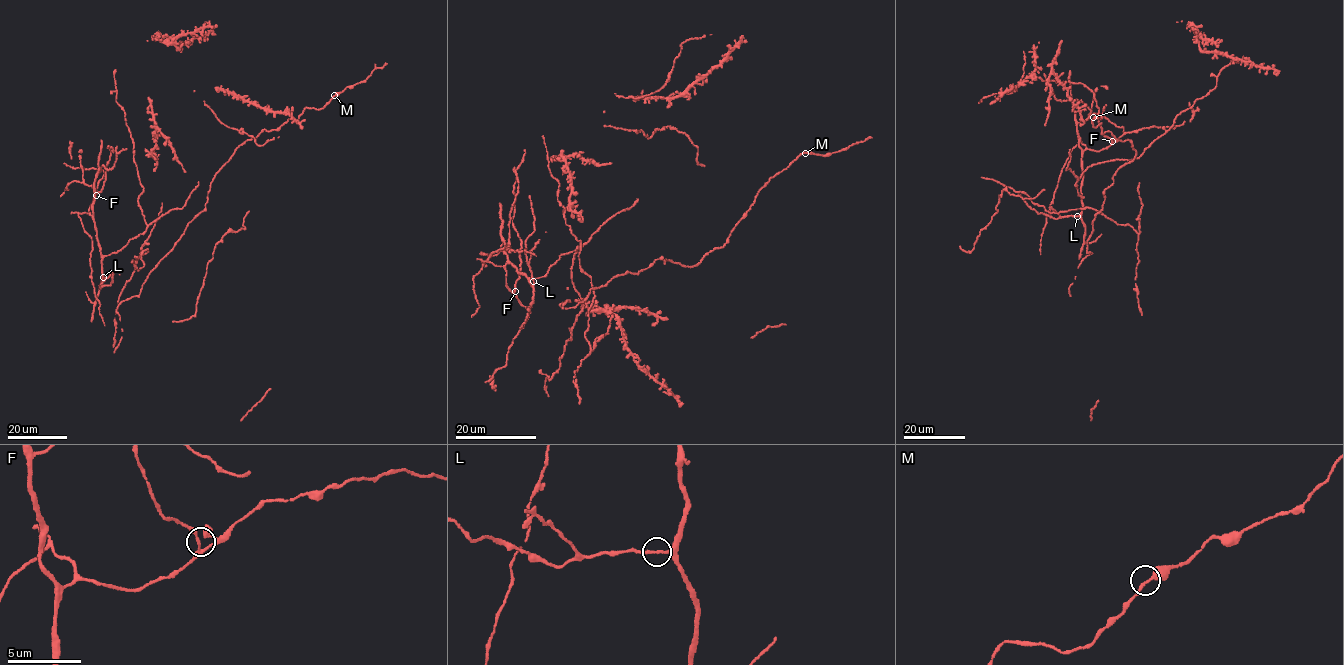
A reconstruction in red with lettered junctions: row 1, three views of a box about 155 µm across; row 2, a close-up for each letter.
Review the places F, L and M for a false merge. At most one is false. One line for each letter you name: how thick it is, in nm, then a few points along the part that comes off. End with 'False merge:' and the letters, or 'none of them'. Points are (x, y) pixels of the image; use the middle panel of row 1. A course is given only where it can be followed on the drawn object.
False merge: none of them

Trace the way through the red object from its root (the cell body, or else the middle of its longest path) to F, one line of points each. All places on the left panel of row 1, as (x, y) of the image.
F: (101, 281), (100, 246), (95, 222), (88, 210), (96, 195)

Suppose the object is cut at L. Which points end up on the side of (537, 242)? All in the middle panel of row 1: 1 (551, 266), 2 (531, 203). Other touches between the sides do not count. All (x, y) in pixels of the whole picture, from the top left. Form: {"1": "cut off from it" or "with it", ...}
{"1": "cut off from it", "2": "with it"}

